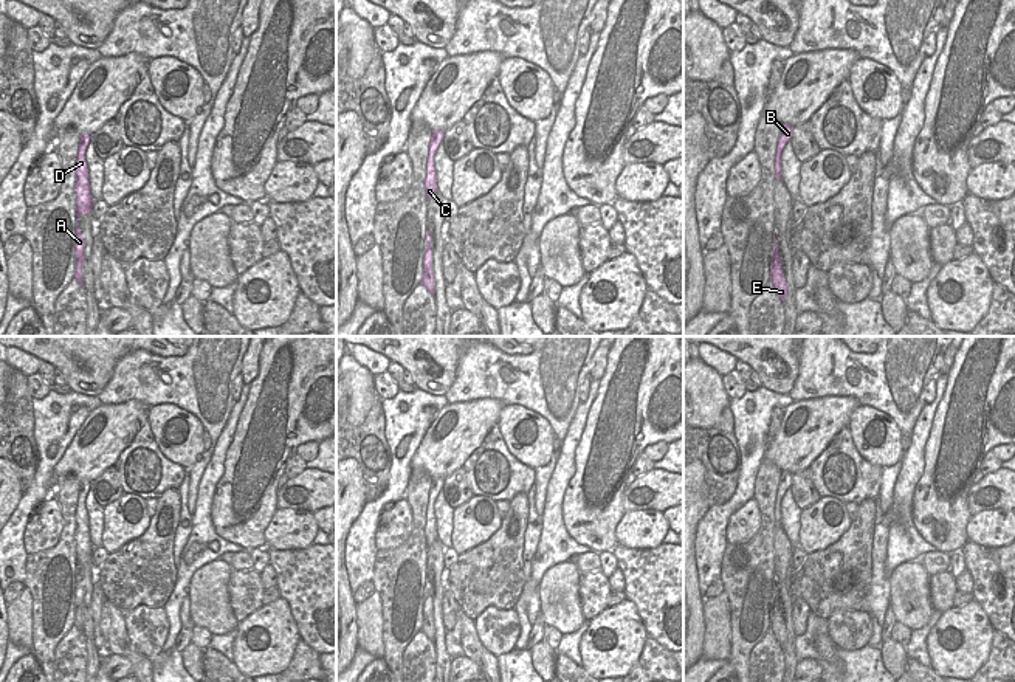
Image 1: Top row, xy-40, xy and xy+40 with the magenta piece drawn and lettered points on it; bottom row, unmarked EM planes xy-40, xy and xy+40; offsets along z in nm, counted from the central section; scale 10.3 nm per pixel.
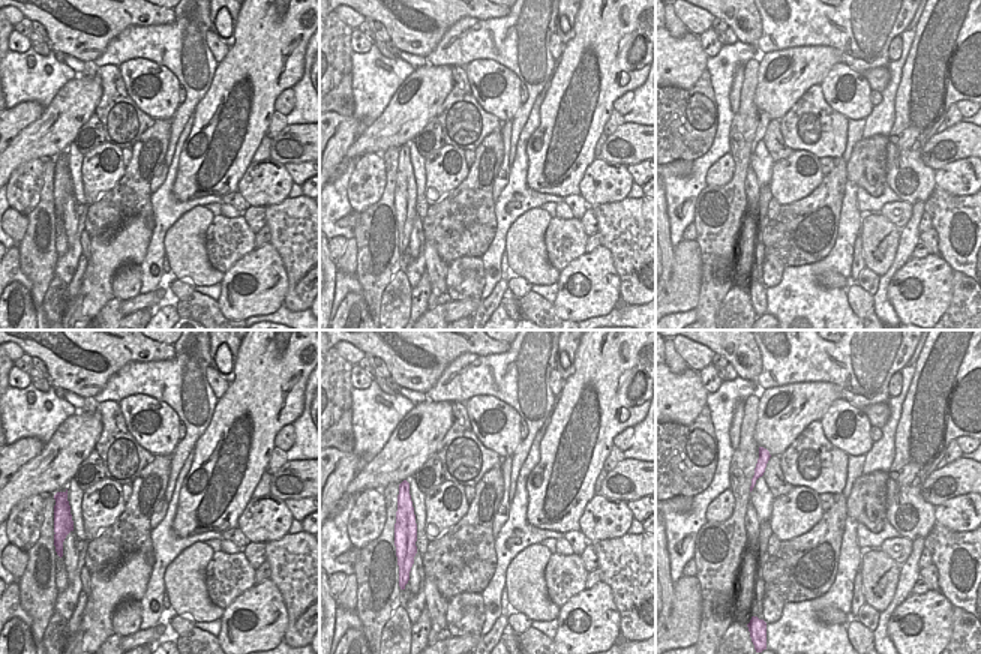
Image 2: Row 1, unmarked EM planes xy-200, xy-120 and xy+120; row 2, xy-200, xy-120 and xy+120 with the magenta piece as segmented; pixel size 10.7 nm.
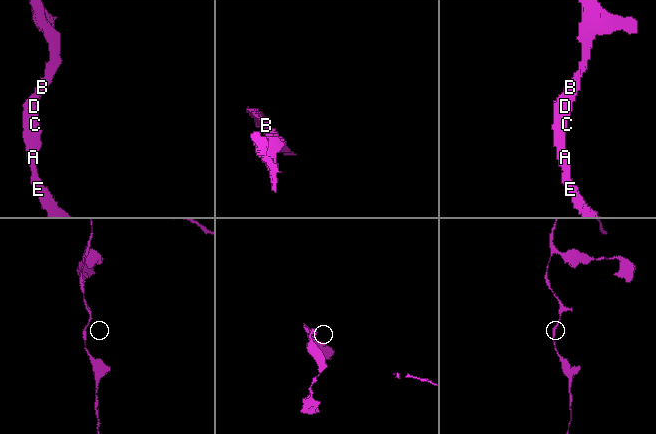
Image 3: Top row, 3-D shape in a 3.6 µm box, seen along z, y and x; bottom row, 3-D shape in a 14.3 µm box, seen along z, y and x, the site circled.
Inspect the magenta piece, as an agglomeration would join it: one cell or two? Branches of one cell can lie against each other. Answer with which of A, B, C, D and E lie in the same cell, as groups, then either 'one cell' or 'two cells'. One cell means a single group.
A B C D E; one cell

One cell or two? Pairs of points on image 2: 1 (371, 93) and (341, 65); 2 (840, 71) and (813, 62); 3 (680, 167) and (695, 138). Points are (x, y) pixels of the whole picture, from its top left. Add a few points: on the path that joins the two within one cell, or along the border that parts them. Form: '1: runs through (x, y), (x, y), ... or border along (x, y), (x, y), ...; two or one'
1: border along (353, 51), (353, 111); two
2: border along (840, 62), (819, 83); two
3: border along (692, 159), (675, 159), (671, 162); two

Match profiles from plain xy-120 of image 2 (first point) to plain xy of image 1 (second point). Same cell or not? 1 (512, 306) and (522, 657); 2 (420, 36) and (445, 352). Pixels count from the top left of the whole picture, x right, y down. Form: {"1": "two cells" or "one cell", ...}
{"1": "two cells", "2": "one cell"}

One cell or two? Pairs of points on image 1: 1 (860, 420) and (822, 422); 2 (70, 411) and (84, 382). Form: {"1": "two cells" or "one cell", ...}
{"1": "two cells", "2": "two cells"}

